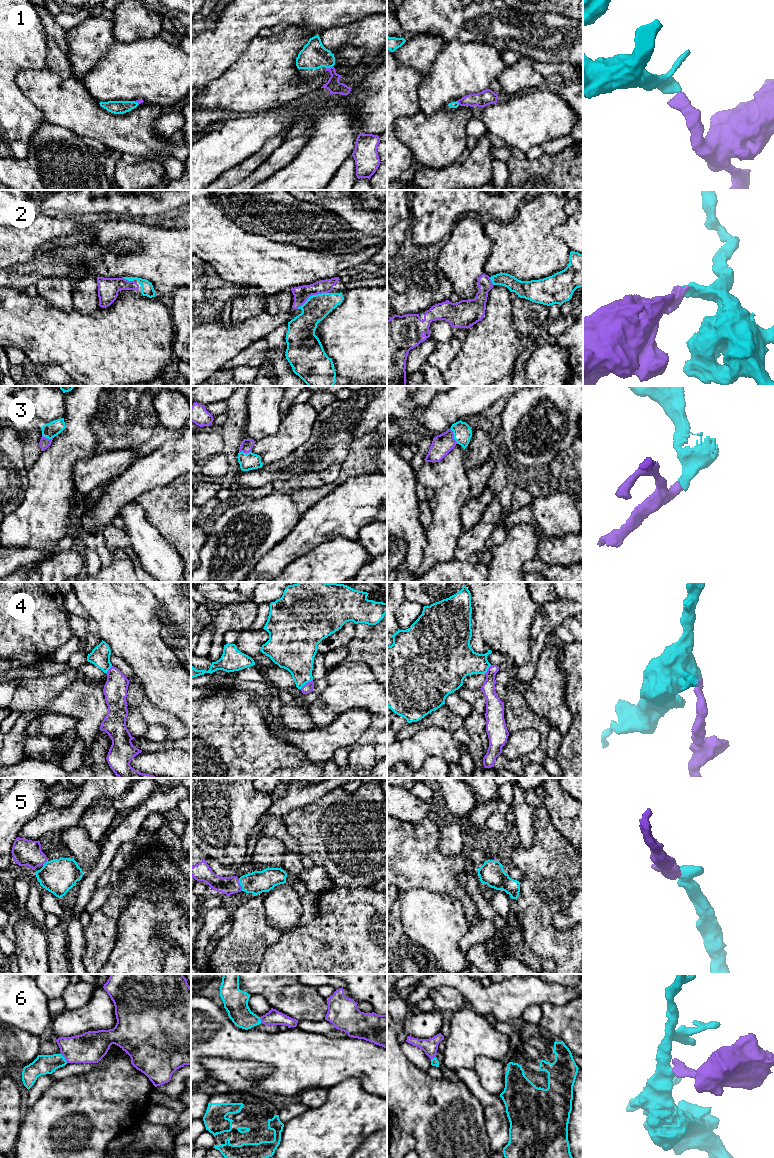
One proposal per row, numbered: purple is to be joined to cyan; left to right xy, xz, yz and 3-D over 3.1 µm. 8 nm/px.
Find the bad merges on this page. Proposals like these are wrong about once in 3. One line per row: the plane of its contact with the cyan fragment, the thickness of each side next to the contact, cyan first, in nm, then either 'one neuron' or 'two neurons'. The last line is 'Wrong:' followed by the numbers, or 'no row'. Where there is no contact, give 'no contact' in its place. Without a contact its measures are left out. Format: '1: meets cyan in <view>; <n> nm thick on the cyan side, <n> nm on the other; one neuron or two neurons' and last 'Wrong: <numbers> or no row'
1: meets cyan in xz; 220 nm thick on the cyan side, 110 nm on the other; one neuron
2: meets cyan in xz; 200 nm thick on the cyan side, 130 nm on the other; one neuron
3: meets cyan in yz; 150 nm thick on the cyan side, 170 nm on the other; one neuron
4: meets cyan in xz; 300 nm thick on the cyan side, 80 nm on the other; one neuron
5: meets cyan in xz; 180 nm thick on the cyan side, 140 nm on the other; one neuron
6: meets cyan in xy; 160 nm thick on the cyan side, 260 nm on the other; one neuron
Wrong: no row

